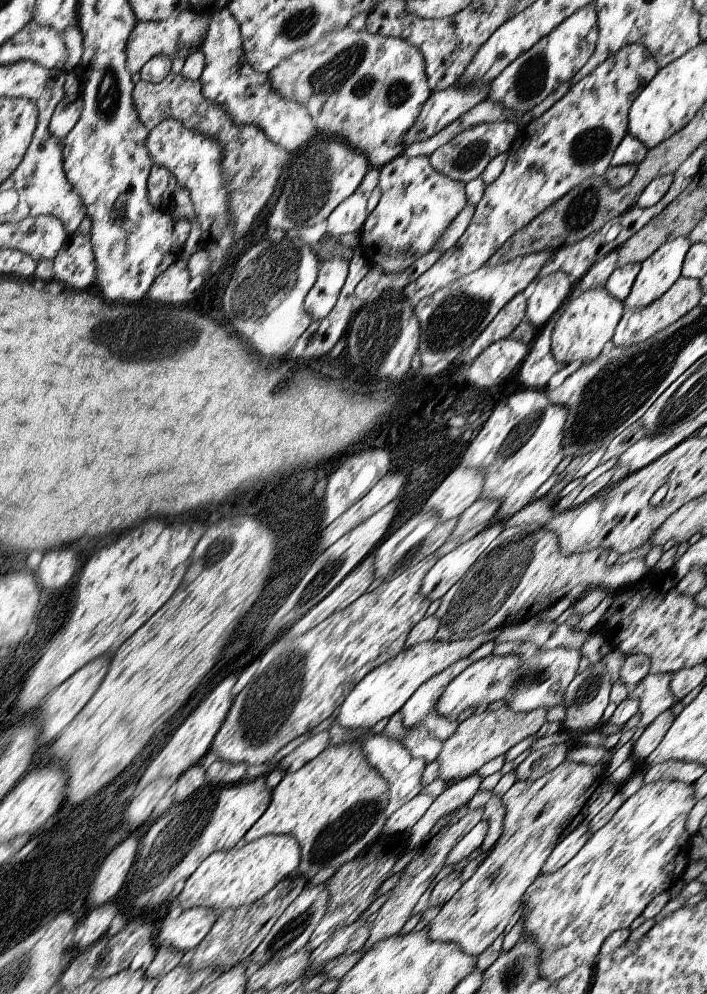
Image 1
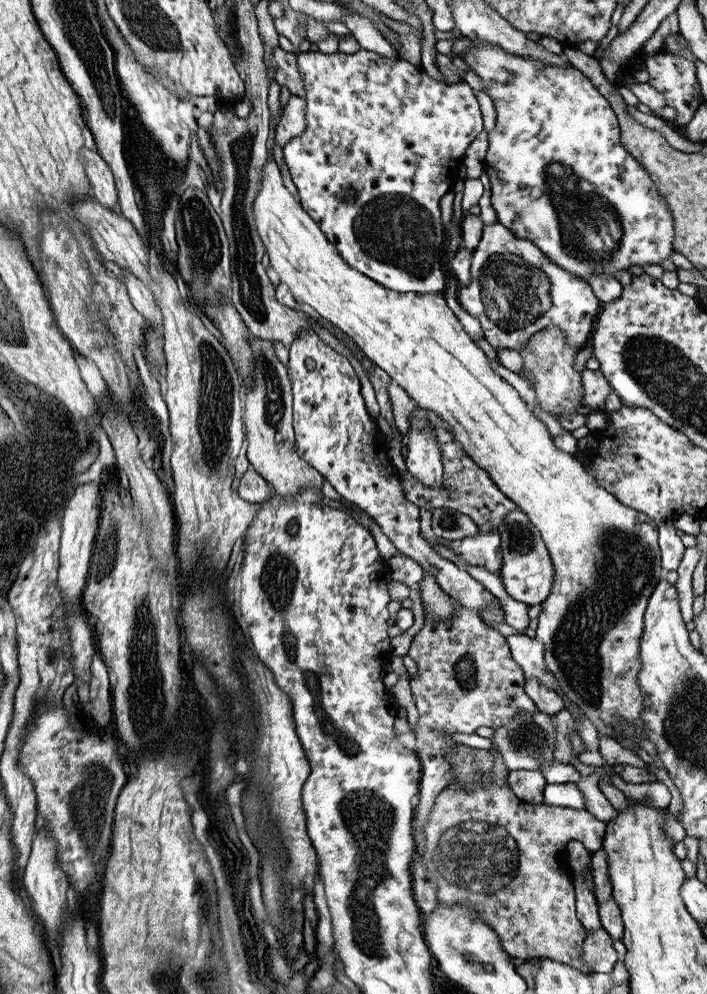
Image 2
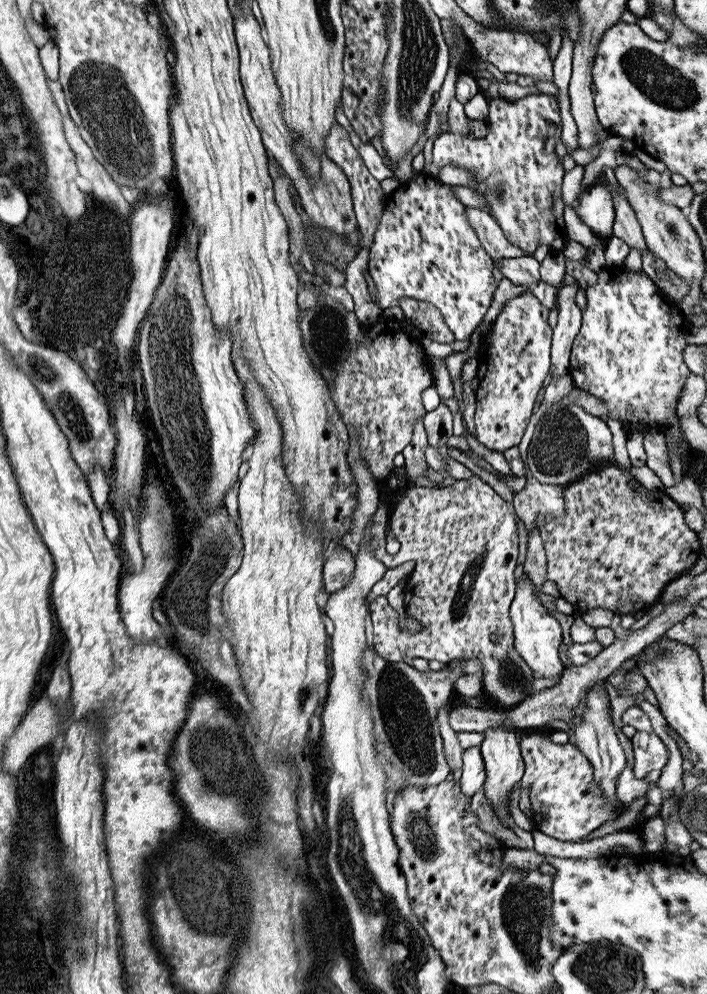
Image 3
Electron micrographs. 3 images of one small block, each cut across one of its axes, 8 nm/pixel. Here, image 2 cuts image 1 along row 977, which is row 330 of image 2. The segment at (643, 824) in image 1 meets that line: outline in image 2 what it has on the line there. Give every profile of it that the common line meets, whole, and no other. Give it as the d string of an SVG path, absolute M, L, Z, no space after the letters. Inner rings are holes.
M551 326L541 332L535 332L521 350L523 368L517 372L521 380L527 380L533 388L541 412L555 418L557 422L561 418L567 418L571 414L577 414L579 408L583 408L583 382L581 372L575 370L575 356L585 348L587 344L569 344L569 334L561 330L561 326Z

